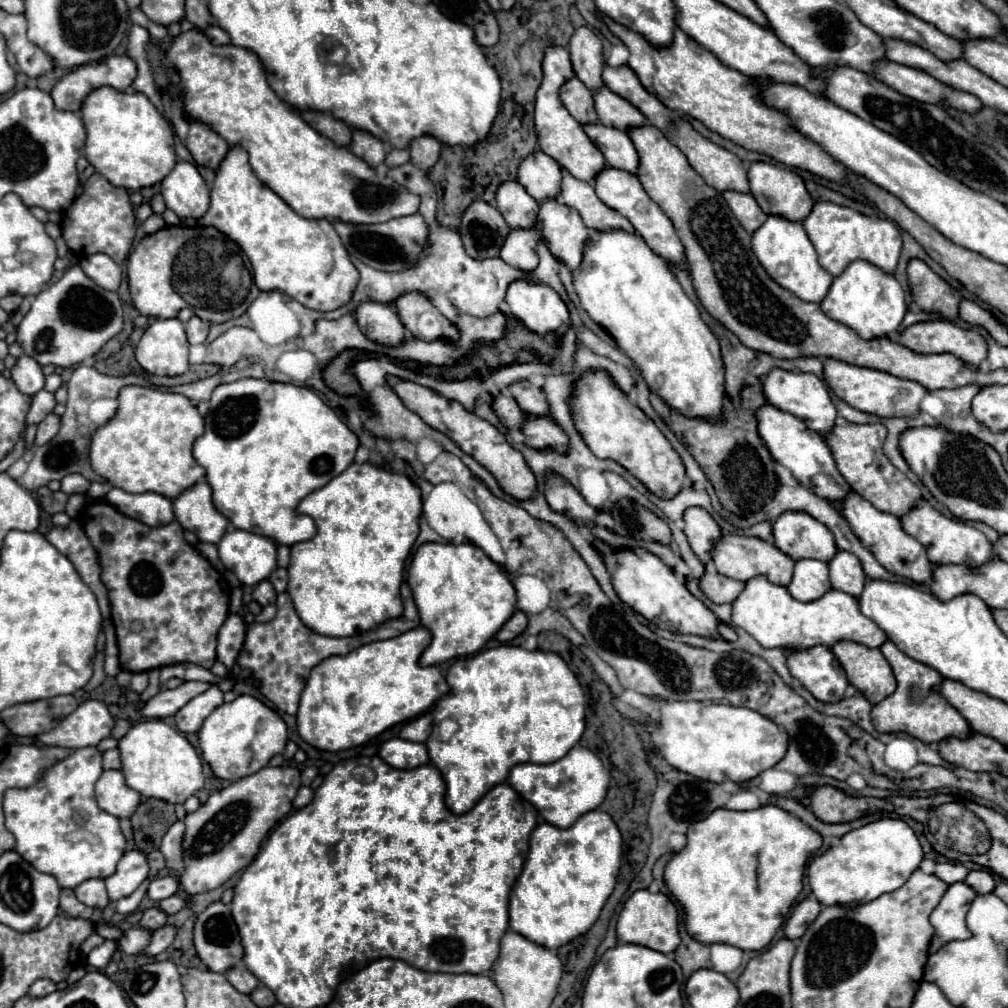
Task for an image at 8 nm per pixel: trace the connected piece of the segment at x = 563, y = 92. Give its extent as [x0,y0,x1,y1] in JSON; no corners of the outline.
[560,78,598,126]

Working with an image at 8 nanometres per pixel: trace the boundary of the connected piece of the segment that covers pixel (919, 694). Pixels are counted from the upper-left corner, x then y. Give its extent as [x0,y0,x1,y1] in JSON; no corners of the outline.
[872,642,972,744]

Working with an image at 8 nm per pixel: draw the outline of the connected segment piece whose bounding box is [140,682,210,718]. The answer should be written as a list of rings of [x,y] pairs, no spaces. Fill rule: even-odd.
[[[184,682],[174,690],[162,690],[140,706],[140,716],[142,718],[174,716],[186,702],[190,702],[194,696],[206,692],[208,688],[210,688],[210,684],[204,684],[204,682]]]

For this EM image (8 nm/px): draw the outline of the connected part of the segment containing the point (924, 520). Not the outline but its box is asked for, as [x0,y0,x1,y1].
[900,500,996,566]

